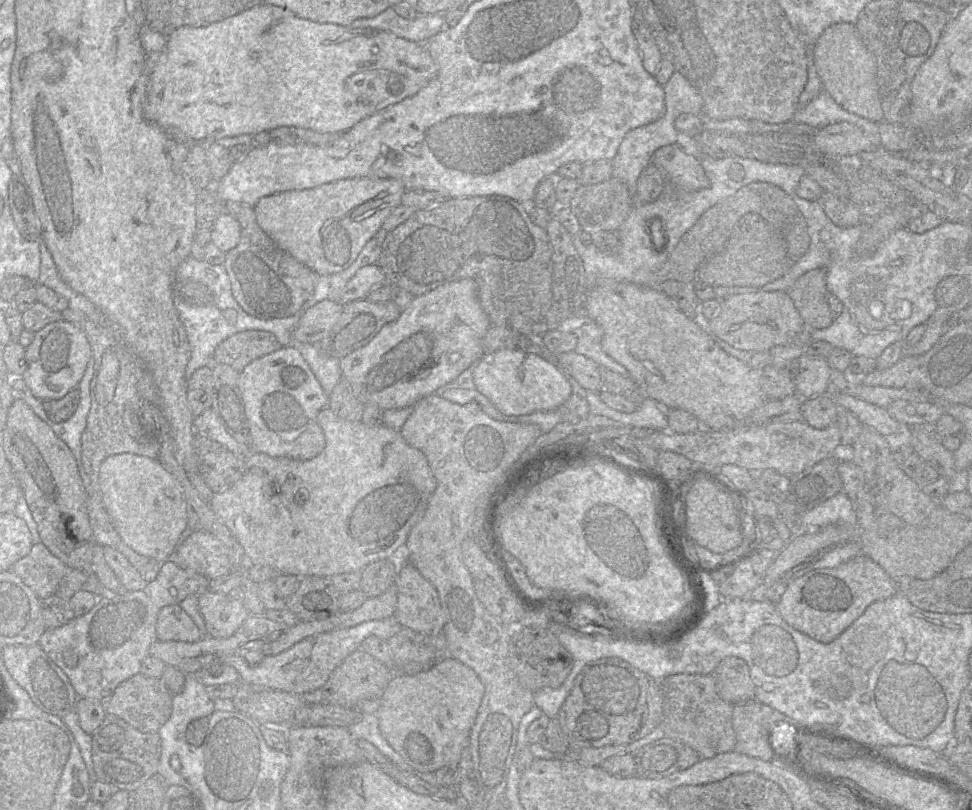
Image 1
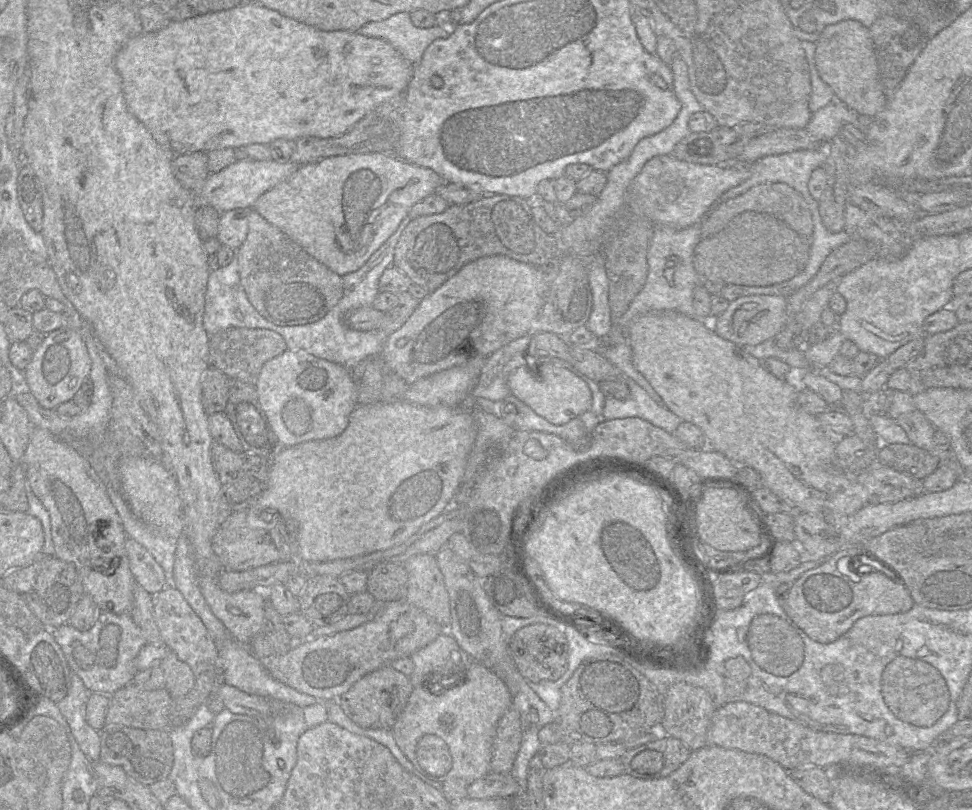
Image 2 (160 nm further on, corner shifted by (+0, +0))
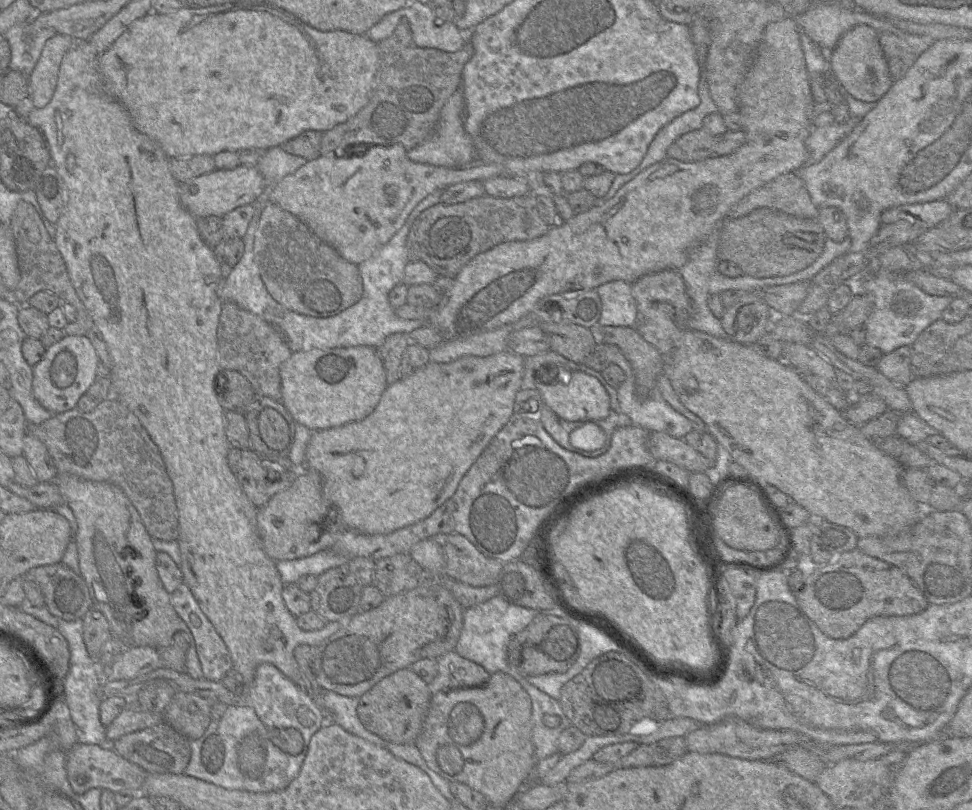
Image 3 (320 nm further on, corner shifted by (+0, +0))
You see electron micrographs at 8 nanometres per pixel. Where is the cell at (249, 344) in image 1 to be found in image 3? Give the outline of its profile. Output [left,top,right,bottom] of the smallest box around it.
[217,301,292,401]

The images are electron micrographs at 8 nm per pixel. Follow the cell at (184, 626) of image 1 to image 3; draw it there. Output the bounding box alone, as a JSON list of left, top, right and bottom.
[171,583,233,681]

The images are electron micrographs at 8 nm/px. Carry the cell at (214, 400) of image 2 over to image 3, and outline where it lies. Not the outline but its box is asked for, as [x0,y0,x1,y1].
[219,370,255,413]

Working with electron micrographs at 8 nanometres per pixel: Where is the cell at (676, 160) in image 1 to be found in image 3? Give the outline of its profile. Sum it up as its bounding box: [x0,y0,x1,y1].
[408,16,815,350]

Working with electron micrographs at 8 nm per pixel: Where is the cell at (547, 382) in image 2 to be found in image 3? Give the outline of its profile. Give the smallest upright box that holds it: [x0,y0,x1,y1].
[535,366,610,421]

